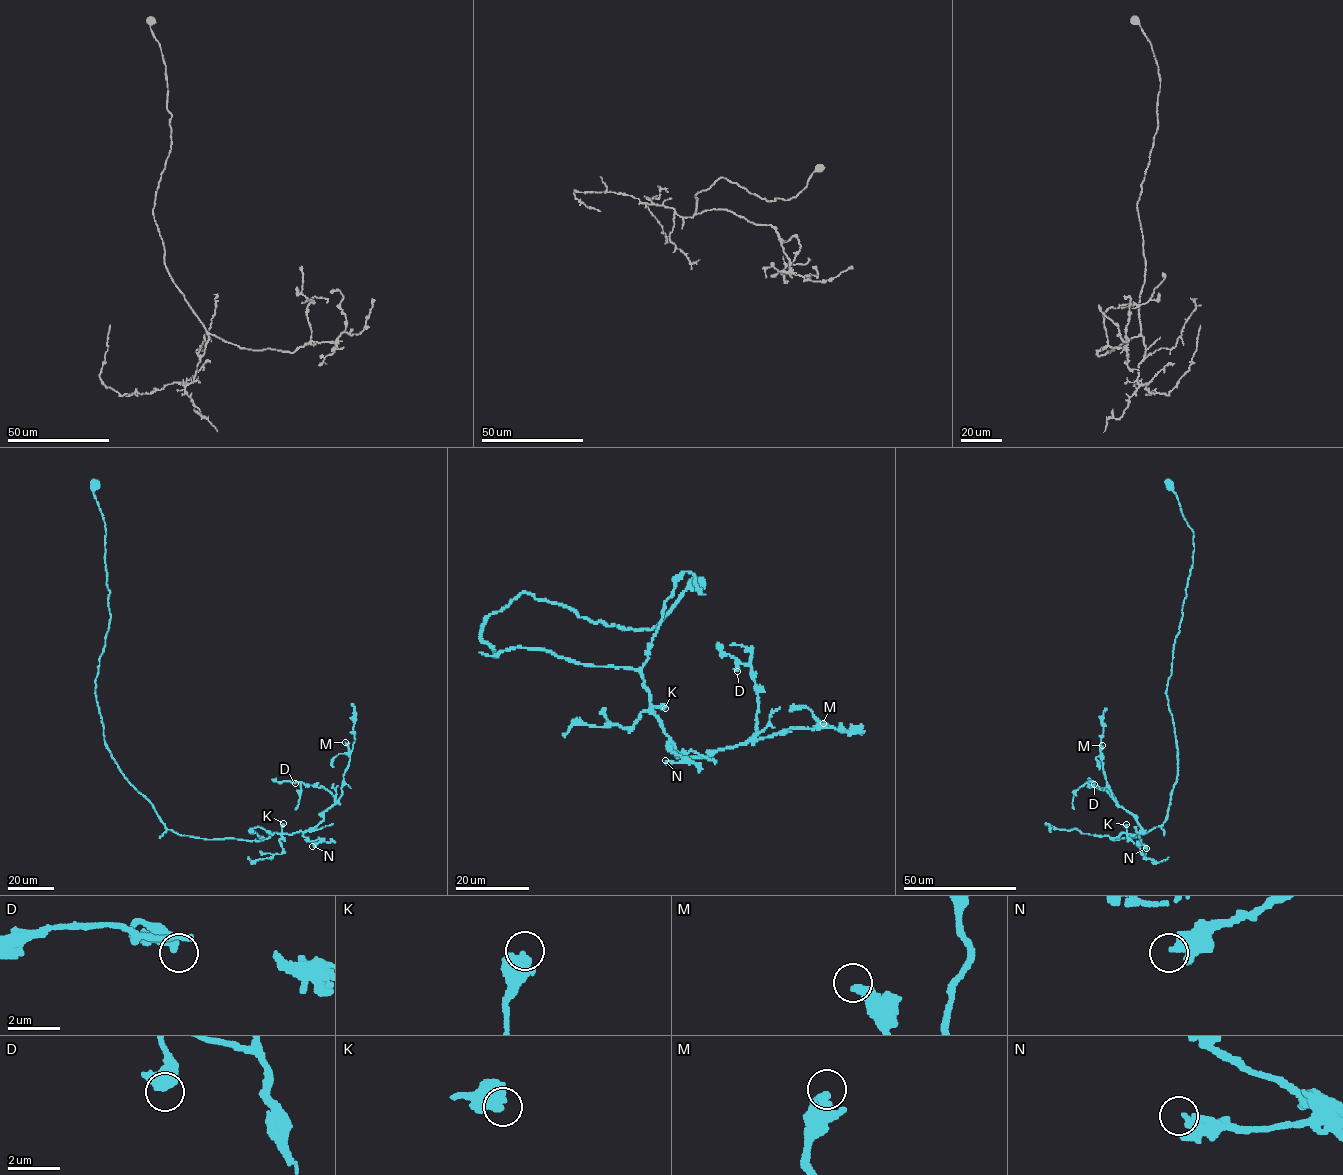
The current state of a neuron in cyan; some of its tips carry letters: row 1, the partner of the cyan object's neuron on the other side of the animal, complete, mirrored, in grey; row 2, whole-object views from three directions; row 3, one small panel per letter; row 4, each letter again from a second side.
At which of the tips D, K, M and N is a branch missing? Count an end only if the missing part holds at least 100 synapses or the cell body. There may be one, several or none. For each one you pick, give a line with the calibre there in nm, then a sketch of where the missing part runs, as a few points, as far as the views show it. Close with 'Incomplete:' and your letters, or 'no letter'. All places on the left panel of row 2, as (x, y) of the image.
Incomplete: no letter

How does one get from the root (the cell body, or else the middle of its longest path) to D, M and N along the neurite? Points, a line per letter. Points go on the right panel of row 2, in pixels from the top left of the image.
D: (1170, 485), (1194, 550), (1165, 692), (1178, 773), (1163, 823), (1112, 840), (1142, 829), (1094, 784)
M: (1170, 485), (1194, 550), (1165, 692), (1178, 773), (1163, 823), (1112, 840), (1143, 831), (1112, 798), (1102, 745)
N: (1170, 485), (1193, 533), (1165, 692), (1178, 773), (1163, 823), (1112, 840), (1138, 833), (1146, 848)

